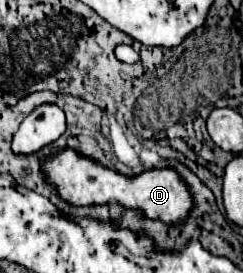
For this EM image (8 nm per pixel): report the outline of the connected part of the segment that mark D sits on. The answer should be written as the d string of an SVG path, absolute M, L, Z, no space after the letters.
M71 148L63 150L59 156L45 160L45 178L53 182L59 190L59 196L71 204L107 204L117 202L127 208L143 210L149 218L161 218L165 222L185 220L191 208L191 194L185 190L177 172L173 170L149 170L135 178L127 178L115 170L107 170L93 160L77 156Z

